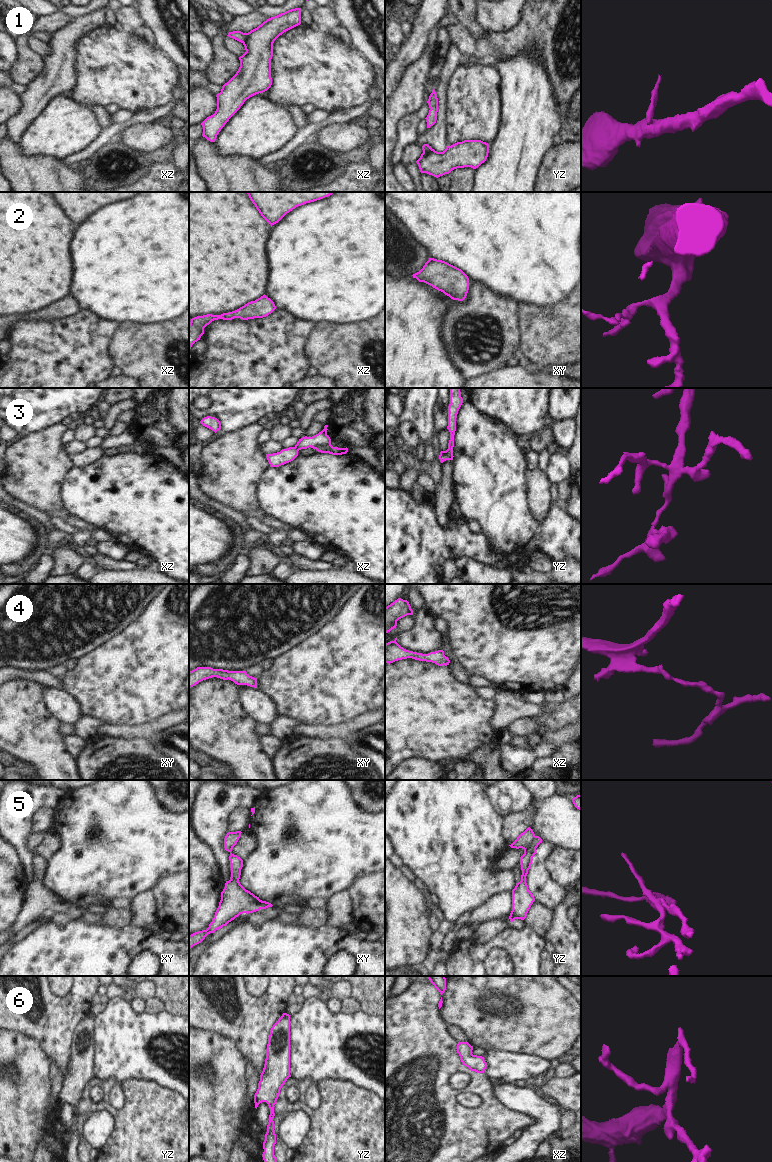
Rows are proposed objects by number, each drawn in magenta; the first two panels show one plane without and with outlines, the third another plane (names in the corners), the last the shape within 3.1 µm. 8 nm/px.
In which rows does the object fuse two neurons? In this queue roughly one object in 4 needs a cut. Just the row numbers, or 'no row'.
1

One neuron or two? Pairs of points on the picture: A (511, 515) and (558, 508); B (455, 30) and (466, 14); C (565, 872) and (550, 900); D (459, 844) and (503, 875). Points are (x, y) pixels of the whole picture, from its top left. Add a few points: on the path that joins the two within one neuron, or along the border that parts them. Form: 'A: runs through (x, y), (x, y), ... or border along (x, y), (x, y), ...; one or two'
A: runs through (523, 524), (543, 524), (547, 520); one
B: border along (459, 21), (476, 38); two
C: border along (545, 865), (549, 875), (563, 887); two
D: runs through (468, 855), (492, 878); one

